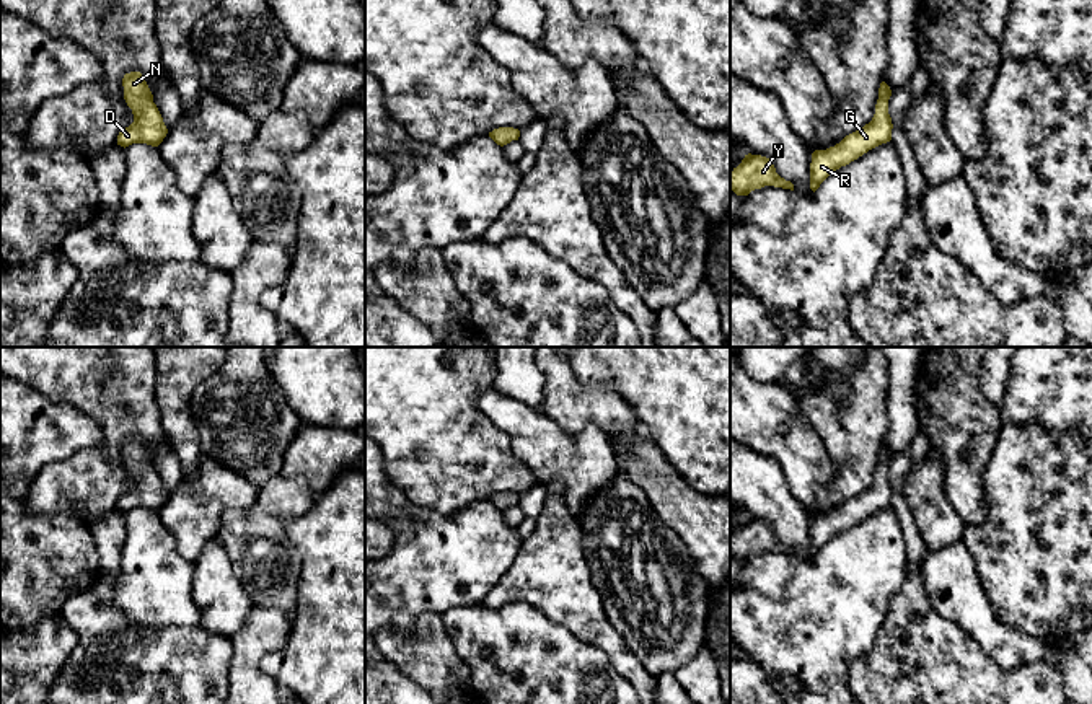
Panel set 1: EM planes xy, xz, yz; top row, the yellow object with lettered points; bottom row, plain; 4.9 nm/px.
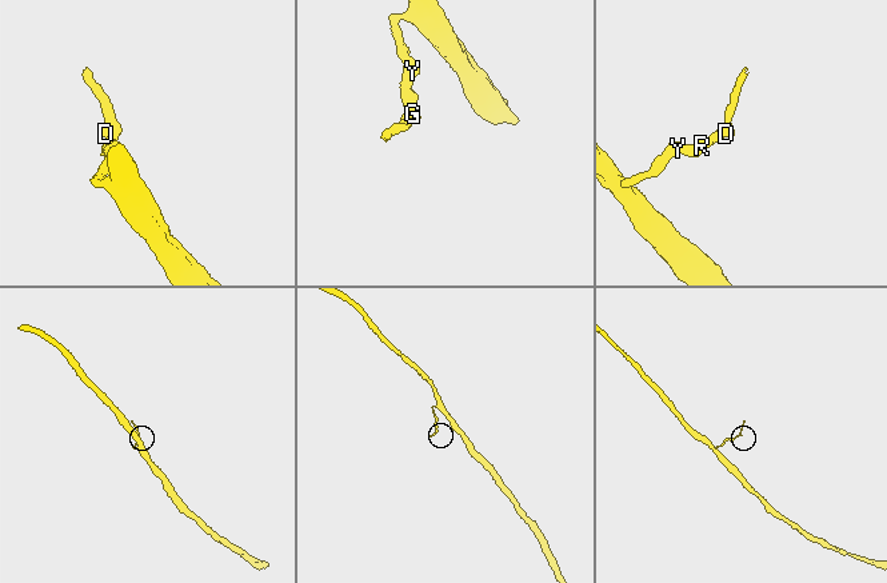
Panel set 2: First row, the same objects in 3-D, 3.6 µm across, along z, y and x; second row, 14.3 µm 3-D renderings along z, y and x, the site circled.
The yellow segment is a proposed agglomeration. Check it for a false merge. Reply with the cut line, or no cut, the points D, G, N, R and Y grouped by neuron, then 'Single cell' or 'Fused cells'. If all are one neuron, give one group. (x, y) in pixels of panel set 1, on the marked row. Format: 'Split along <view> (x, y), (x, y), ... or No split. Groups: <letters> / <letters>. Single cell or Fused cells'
No split. Groups: D G N R Y. Single cell

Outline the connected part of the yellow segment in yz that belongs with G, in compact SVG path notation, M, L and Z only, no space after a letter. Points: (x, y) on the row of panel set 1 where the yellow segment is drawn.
M882 81L875 114L862 129L846 135L839 143L826 150L815 150L810 163L810 189L820 184L841 166L849 165L869 150L892 140L892 117L888 114L890 86Z

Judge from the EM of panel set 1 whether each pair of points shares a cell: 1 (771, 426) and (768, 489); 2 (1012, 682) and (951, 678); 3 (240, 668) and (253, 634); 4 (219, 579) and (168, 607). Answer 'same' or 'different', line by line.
1: different
2: same
3: same
4: different

